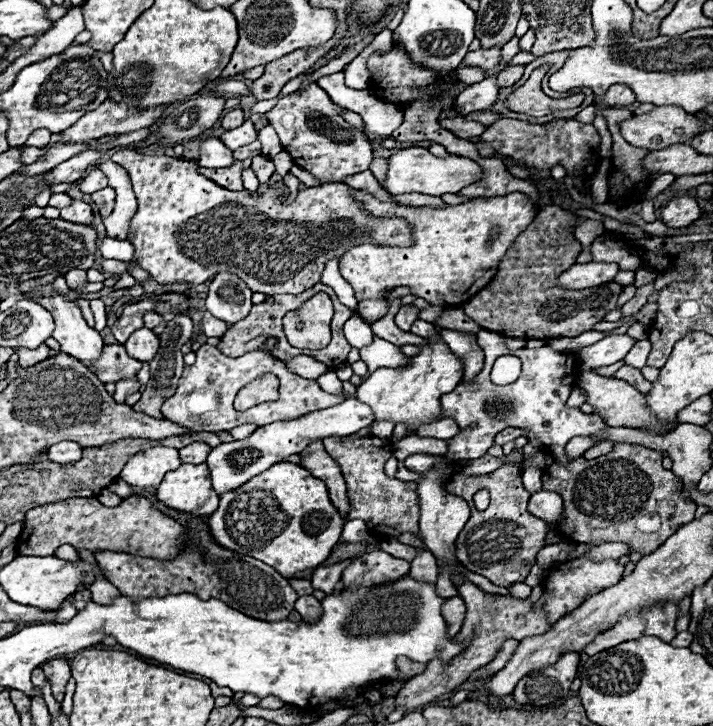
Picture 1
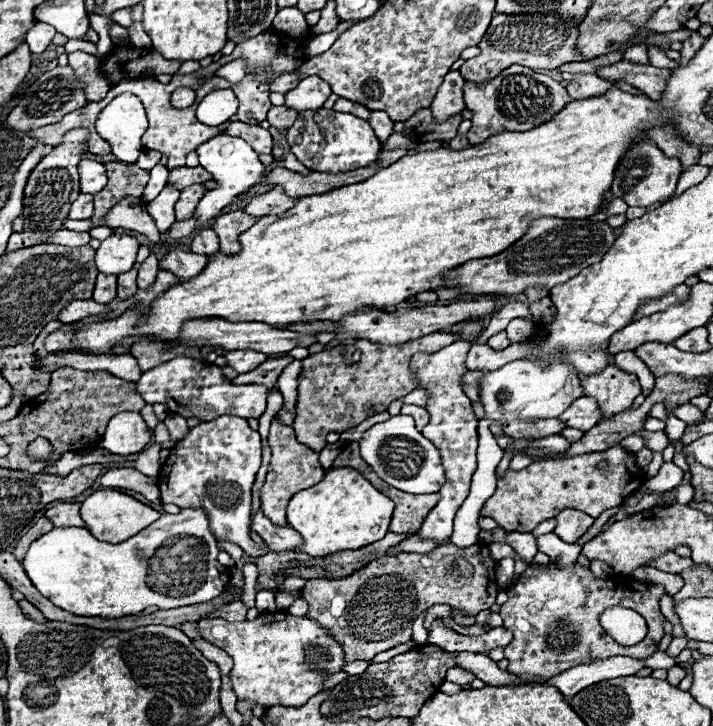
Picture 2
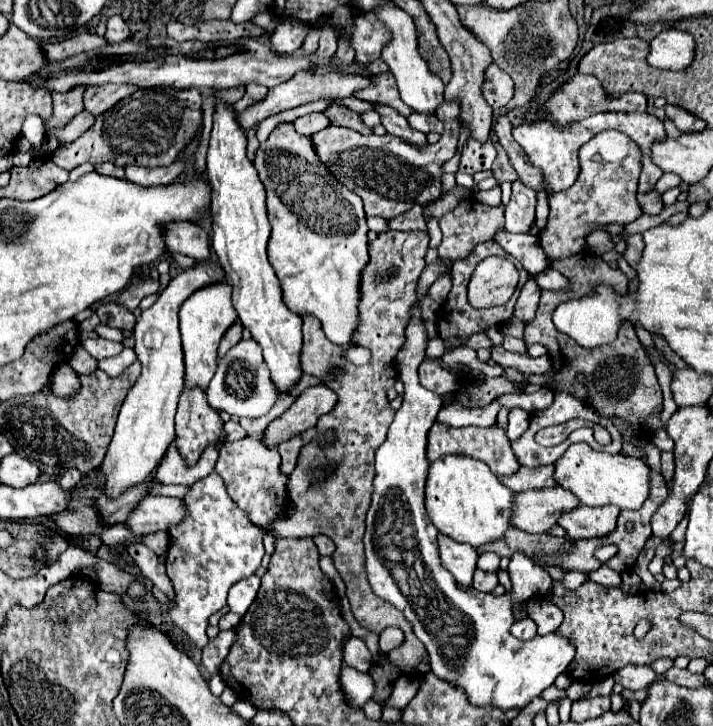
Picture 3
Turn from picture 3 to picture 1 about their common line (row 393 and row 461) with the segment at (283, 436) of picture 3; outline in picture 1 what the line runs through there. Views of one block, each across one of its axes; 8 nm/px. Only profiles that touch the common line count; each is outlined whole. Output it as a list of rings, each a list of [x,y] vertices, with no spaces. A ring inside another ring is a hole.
[[[322,440],[312,442],[304,452],[300,452],[300,456],[302,456],[302,466],[312,476],[326,482],[334,508],[342,514],[342,518],[346,518],[348,510],[350,510],[350,500],[346,496],[344,476],[336,461],[326,454],[326,450],[322,446]]]

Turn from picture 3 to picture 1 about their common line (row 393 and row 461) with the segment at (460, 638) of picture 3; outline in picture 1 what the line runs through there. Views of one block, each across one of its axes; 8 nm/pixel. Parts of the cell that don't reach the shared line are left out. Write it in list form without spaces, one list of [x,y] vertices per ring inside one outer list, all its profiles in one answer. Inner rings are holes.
[[[412,454],[412,456],[408,456],[404,460],[404,466],[408,470],[412,470],[412,472],[420,472],[422,474],[432,466],[432,458],[430,458],[430,454]]]

